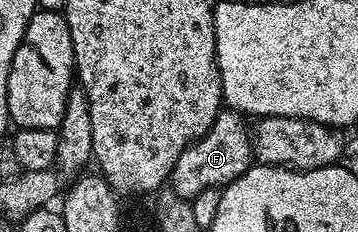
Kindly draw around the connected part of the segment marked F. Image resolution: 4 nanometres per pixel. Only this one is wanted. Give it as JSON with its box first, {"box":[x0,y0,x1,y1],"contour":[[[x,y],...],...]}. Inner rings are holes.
{"box":[171,113,255,199],"contour":[[[218,113],[215,123],[211,123],[208,131],[198,141],[191,142],[183,155],[179,155],[171,178],[173,192],[192,199],[208,188],[221,189],[230,185],[235,179],[239,179],[239,175],[246,173],[255,161],[255,141],[248,123],[250,124],[240,113]]]}

